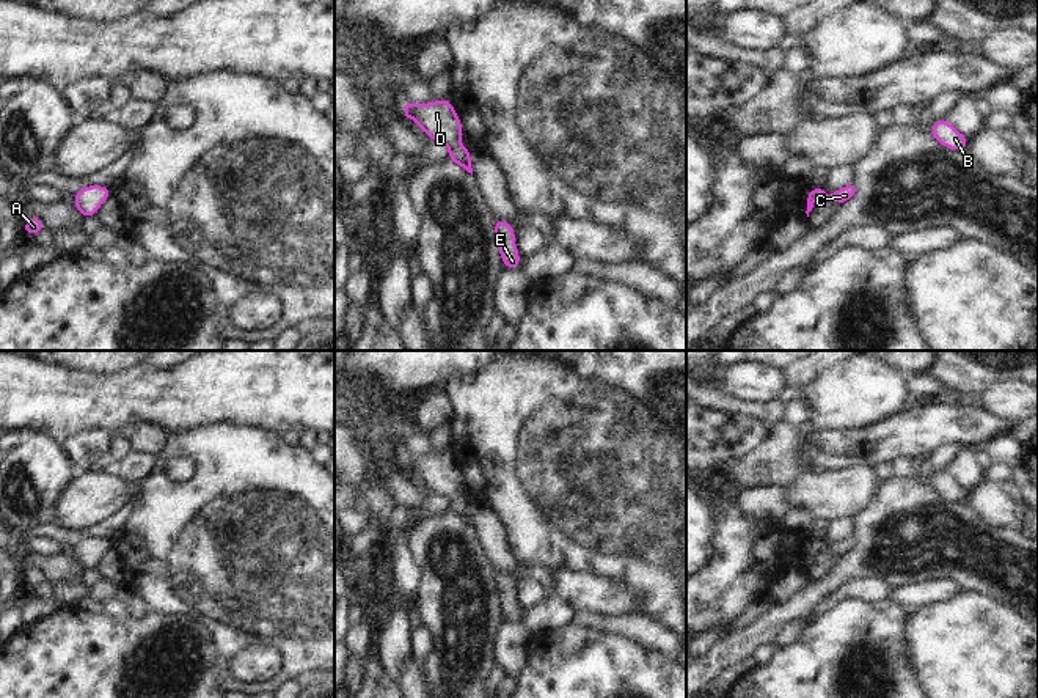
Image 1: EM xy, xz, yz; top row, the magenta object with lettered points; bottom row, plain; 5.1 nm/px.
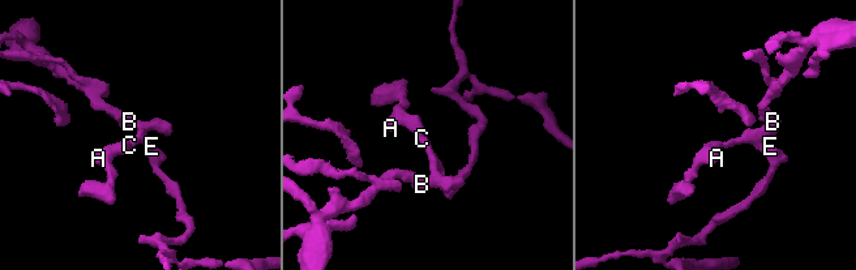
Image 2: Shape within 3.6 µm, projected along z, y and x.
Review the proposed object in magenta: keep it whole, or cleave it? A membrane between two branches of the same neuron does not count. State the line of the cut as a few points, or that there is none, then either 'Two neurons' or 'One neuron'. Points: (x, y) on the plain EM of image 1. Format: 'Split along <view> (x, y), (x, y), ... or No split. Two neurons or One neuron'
No split. One neuron.

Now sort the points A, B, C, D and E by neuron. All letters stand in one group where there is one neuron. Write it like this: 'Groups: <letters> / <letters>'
Groups: A B C D E.

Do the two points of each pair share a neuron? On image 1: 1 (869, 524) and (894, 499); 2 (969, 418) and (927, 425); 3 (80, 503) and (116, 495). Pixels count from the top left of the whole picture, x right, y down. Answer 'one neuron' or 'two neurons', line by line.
1: one neuron
2: one neuron
3: one neuron

